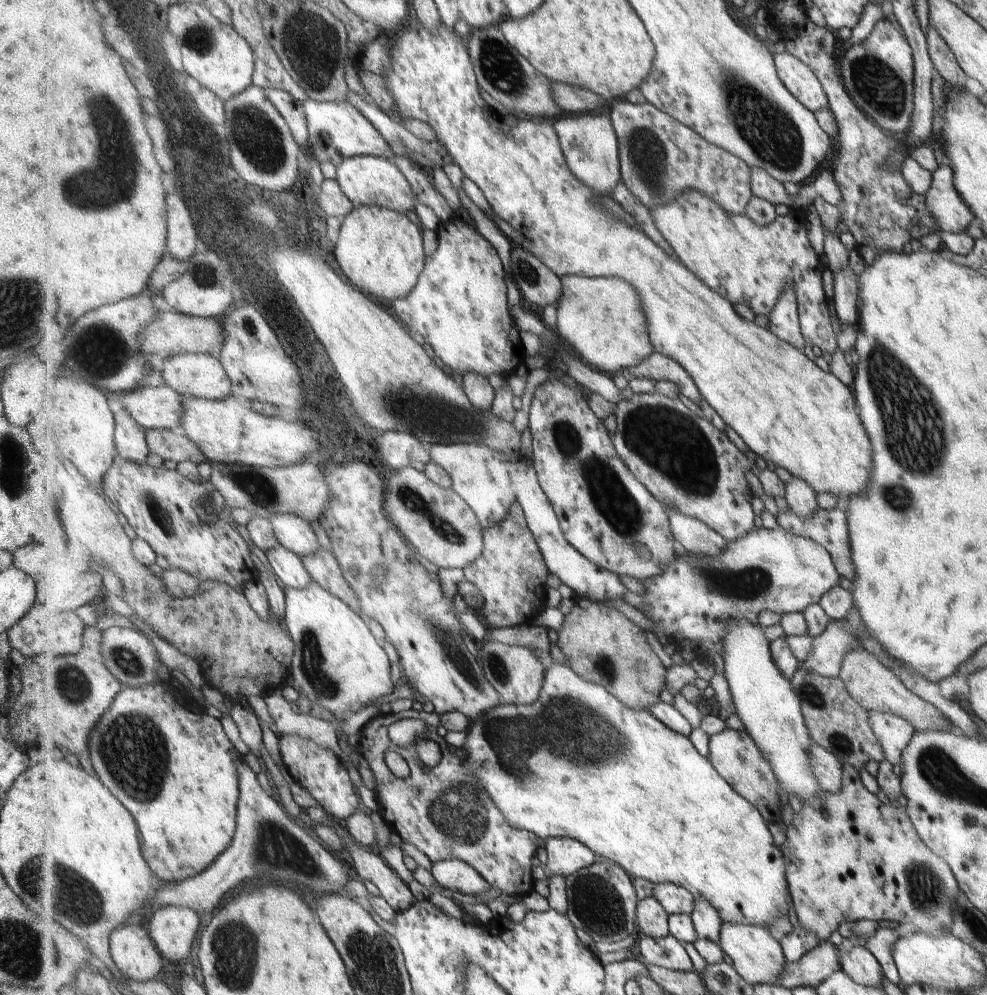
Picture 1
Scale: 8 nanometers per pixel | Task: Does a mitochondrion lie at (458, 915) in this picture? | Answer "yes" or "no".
no

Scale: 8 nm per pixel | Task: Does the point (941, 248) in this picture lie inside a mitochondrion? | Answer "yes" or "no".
no

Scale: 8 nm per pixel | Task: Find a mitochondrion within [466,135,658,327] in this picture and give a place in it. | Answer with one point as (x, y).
(528, 275)

